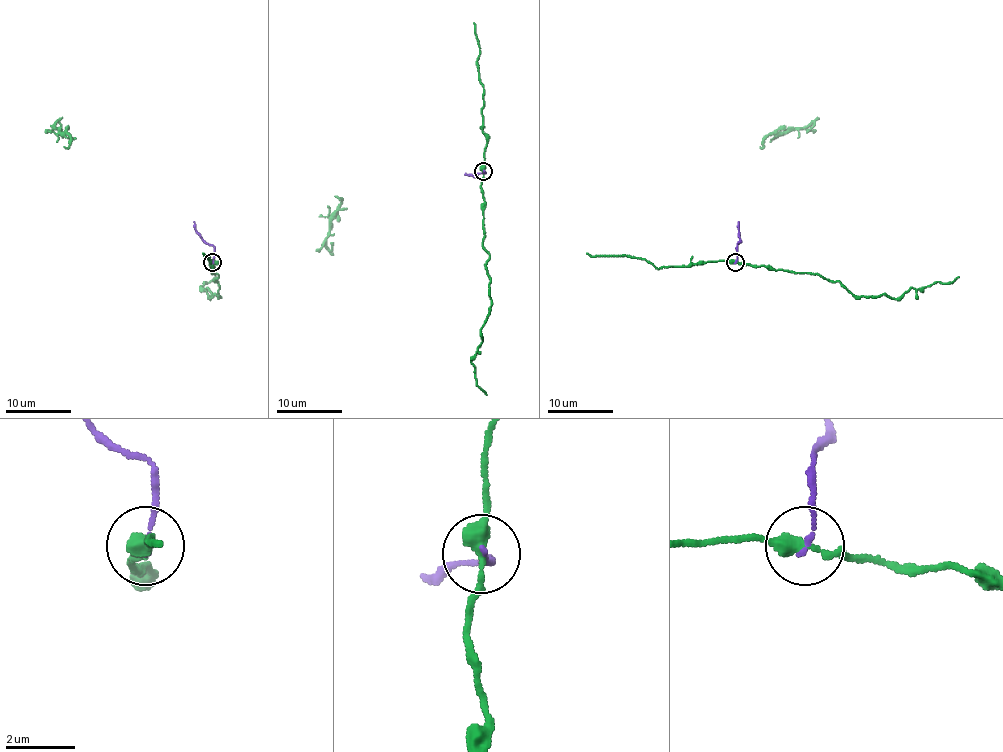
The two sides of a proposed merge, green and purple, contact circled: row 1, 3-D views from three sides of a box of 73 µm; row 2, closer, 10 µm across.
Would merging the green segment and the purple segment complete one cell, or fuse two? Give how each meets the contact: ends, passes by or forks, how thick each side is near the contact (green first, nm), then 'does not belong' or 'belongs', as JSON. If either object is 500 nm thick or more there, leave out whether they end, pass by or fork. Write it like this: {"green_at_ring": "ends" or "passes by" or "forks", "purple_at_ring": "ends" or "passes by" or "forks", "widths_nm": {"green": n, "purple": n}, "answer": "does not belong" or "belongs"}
{"green_at_ring": "passes by", "purple_at_ring": "ends", "widths_nm": {"green": 360, "purple": 140}, "answer": "does not belong"}

